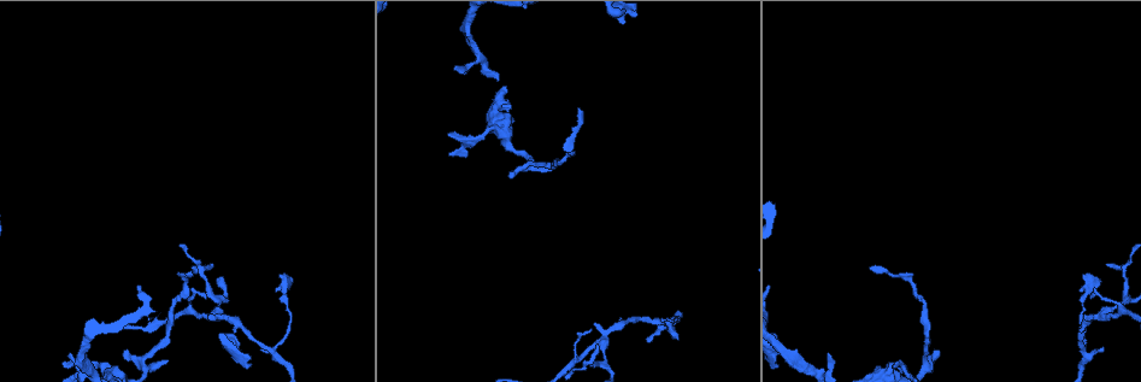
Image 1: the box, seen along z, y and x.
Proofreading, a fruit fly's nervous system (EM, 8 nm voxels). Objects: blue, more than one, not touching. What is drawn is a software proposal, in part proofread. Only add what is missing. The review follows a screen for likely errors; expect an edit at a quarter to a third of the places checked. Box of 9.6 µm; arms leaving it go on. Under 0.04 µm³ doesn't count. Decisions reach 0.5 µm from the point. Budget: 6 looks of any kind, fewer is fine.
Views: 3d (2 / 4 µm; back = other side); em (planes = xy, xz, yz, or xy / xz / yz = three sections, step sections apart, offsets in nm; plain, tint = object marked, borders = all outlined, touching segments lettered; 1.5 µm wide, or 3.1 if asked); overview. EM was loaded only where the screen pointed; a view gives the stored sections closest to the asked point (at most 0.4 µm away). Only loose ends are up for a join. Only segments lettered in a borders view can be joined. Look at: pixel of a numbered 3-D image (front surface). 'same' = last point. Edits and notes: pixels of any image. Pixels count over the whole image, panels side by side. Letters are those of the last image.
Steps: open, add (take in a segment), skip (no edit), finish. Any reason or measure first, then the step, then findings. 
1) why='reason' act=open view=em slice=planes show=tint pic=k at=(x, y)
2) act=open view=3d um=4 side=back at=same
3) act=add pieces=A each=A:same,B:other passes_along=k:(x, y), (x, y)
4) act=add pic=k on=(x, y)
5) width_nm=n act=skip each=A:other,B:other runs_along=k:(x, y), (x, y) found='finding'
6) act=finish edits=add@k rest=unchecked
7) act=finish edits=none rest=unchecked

why='tapers out' act=open view=em slice=yz step=4 show=tint pic=1 at=(164, 364)

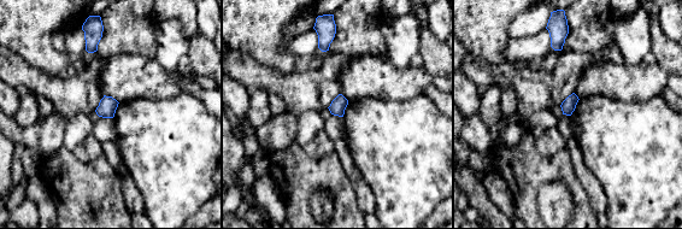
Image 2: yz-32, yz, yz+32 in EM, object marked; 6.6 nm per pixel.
act=open view=em slice=yz step=4 show=borders at=same

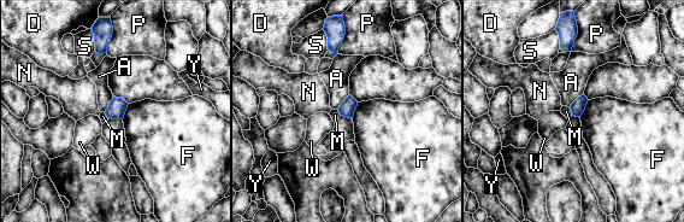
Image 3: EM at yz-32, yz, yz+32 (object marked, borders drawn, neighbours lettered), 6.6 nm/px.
longest_contact=P:160nm act=skip each=A:other,D:other,F:other,M:other,N:other,P:other,S:other,W:other,Y:other border=3:(589, 100), (579, 117) found='none of them fits'

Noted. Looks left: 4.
why='an open end' act=open view=em slice=xz step=4 show=tint pic=1 at=(1101, 347)

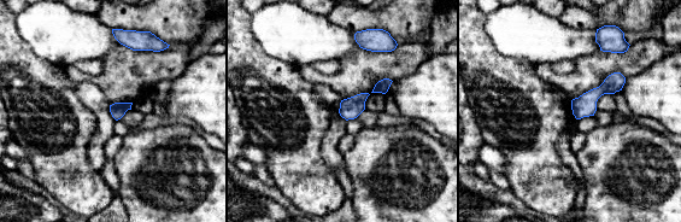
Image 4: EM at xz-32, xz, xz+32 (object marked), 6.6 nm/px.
why='cut it another way' act=open view=em slice=planes show=borders at=same

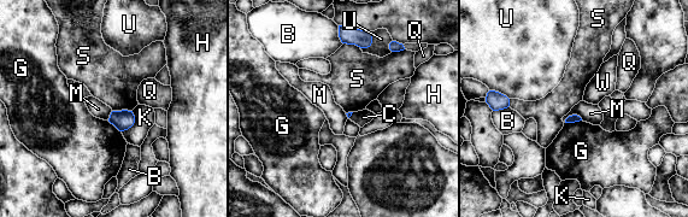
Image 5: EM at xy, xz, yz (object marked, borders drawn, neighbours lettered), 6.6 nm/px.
act=skip each=B:other,C:other,G:other,H:other,K:other,M:other,Q:other,S:other,U:other,W:other border=5:(582, 118), (570, 115), (564, 122) found='none of them fits'

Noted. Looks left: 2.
why='tapers out' act=open view=em slice=planes show=borders pic=1 at=(290, 281)

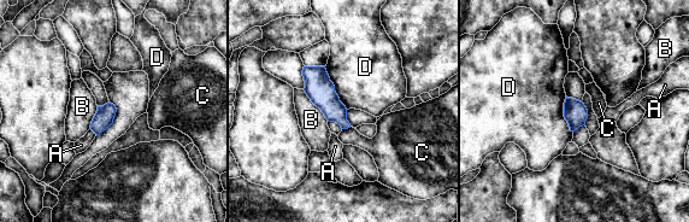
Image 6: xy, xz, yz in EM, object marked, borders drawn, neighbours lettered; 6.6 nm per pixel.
act=skip each=A:other,B:other,C:other,D:other border=6:(324, 66), (339, 100), (347, 109) found='none of them fits'

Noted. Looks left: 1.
act=finish edits=none rest=unchecked

